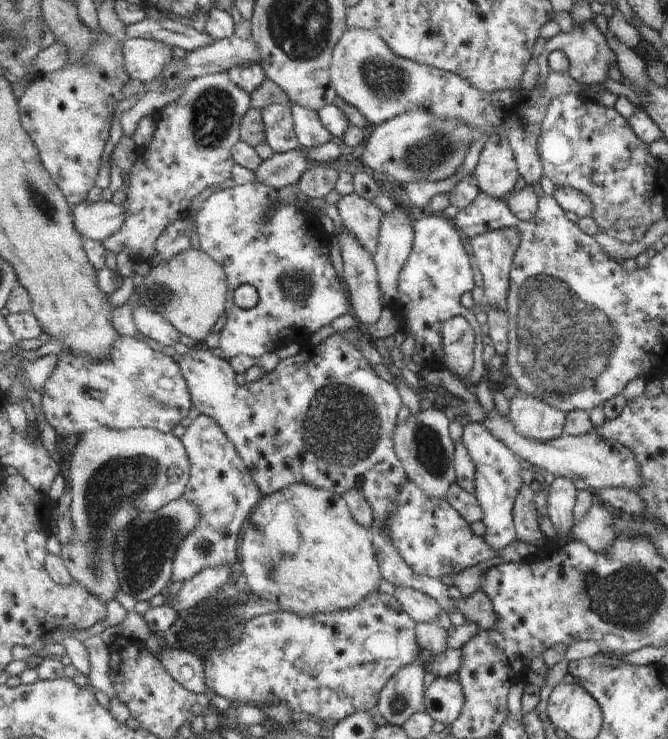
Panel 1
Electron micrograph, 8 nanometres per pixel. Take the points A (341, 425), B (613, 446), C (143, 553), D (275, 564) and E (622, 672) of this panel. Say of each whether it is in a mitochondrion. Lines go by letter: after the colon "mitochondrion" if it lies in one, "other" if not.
A: mitochondrion
B: other
C: mitochondrion
D: mitochondrion
E: other

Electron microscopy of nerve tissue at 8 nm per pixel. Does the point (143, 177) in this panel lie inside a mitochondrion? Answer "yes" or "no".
no

